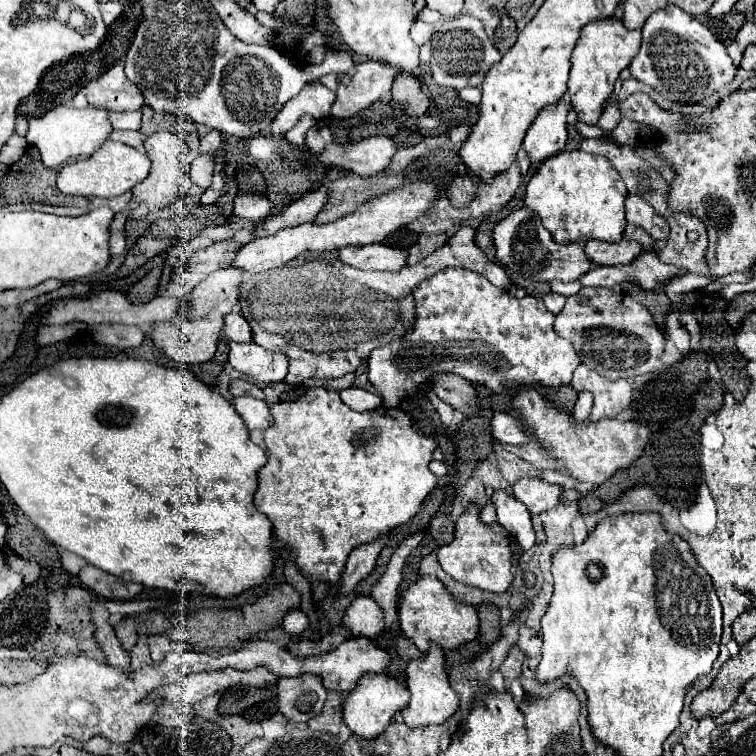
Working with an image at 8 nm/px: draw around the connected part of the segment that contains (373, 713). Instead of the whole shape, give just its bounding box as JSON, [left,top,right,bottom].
[342,674,410,740]

